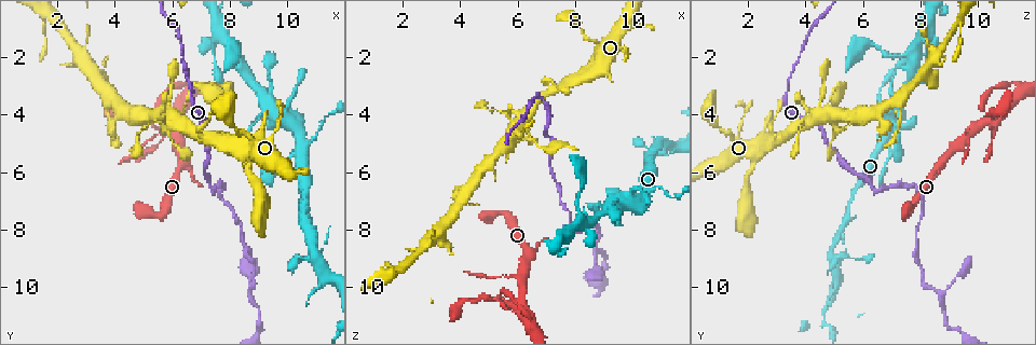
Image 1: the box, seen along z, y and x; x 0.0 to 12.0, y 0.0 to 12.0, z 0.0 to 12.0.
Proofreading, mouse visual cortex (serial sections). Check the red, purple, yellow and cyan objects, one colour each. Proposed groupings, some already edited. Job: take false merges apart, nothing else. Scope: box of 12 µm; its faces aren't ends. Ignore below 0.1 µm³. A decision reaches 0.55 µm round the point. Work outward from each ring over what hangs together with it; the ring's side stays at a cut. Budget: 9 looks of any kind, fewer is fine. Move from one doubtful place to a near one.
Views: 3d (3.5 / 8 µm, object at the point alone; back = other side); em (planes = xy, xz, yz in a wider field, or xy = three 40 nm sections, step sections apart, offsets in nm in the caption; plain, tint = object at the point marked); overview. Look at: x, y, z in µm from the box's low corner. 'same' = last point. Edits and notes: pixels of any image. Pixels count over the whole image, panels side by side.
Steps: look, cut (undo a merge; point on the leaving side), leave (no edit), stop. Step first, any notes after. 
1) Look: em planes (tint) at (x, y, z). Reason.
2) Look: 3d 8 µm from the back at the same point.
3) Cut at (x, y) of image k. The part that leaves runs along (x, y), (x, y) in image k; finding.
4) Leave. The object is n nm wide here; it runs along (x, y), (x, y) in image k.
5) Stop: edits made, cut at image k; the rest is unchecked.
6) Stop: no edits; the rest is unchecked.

Look: 3d 3.5 µm at (7.7, 6.8, 8.1). Abrupt turn.

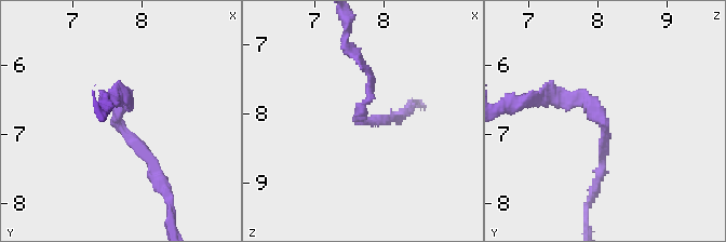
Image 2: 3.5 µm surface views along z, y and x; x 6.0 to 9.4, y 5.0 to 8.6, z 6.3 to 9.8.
Leave. All the same cell.

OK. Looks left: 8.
Look: 3d 3.5 µm at (10.8, 4.8, 6.5). Three-way junction.

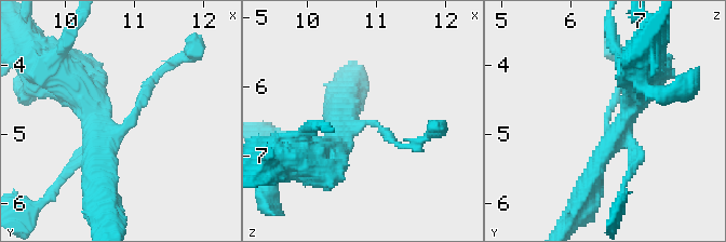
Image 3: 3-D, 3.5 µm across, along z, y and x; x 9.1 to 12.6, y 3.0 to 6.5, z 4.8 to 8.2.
Look: em planes (tint) at (10.85, 4.80, 6.50).

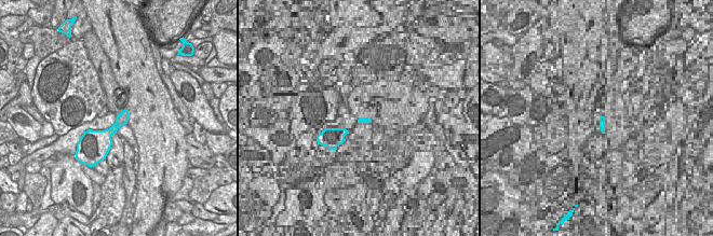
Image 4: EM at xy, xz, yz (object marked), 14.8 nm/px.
Leave. It runs along (99, 178), (99, 142), (135, 112), (165, 66) in image 3; one cell here.

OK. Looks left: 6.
Look: 3d 3.5 µm at (7.7, 1.2, 8.1). Sharp bend.

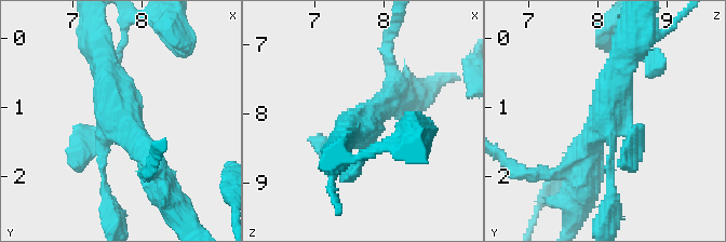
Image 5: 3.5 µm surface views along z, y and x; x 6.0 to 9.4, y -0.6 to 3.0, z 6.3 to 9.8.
Look: em xy step 3 (tint) at (7.70, 1.25, 8.10).

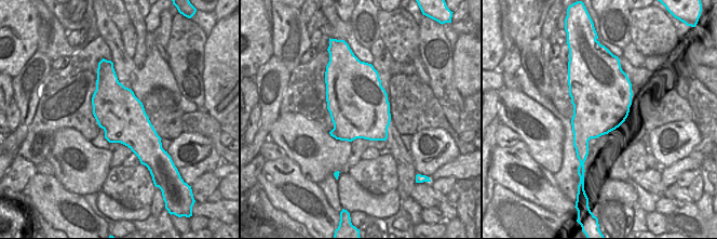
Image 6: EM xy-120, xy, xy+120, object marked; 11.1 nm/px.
Look: em xy step 1 (tint) at the same point. Cut it another way.

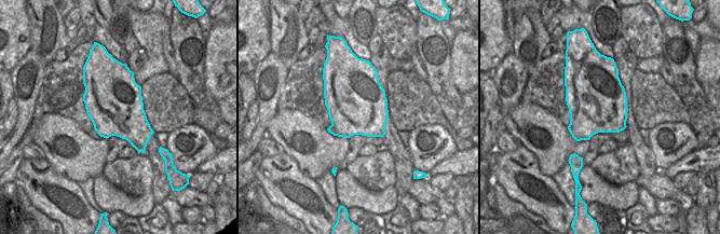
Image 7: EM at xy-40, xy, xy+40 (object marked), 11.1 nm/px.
Leave. It runs along (158, 178), (121, 125), (101, 59) in image 5; one cell here.

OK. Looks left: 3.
Look: 3d 8 µm from the back at (6.1, 4.1, 4.3). Small branch off a trunk.

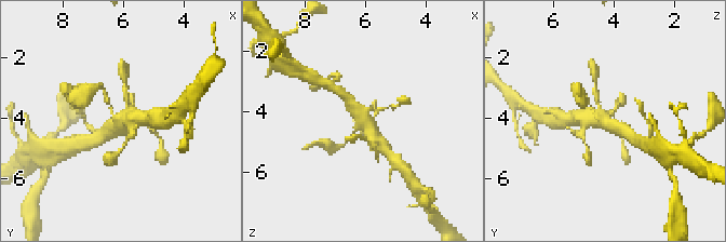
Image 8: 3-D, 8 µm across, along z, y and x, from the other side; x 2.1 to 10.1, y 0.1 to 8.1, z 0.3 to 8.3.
Look: em xy step 2 (tint) at (6.0, 4.1, 4.4).

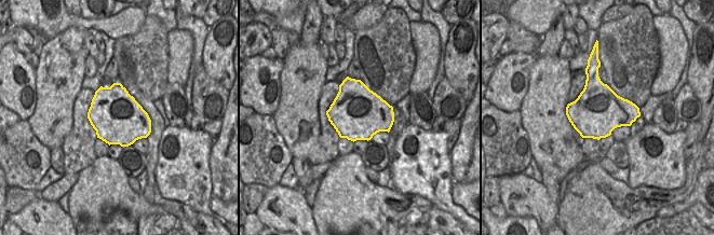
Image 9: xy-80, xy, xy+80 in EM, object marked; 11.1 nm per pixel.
Leave. It runs along (348, 99), (382, 146) in image 8; all the same cell.

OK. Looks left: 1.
Stop: no edits; the rest is unchecked.

